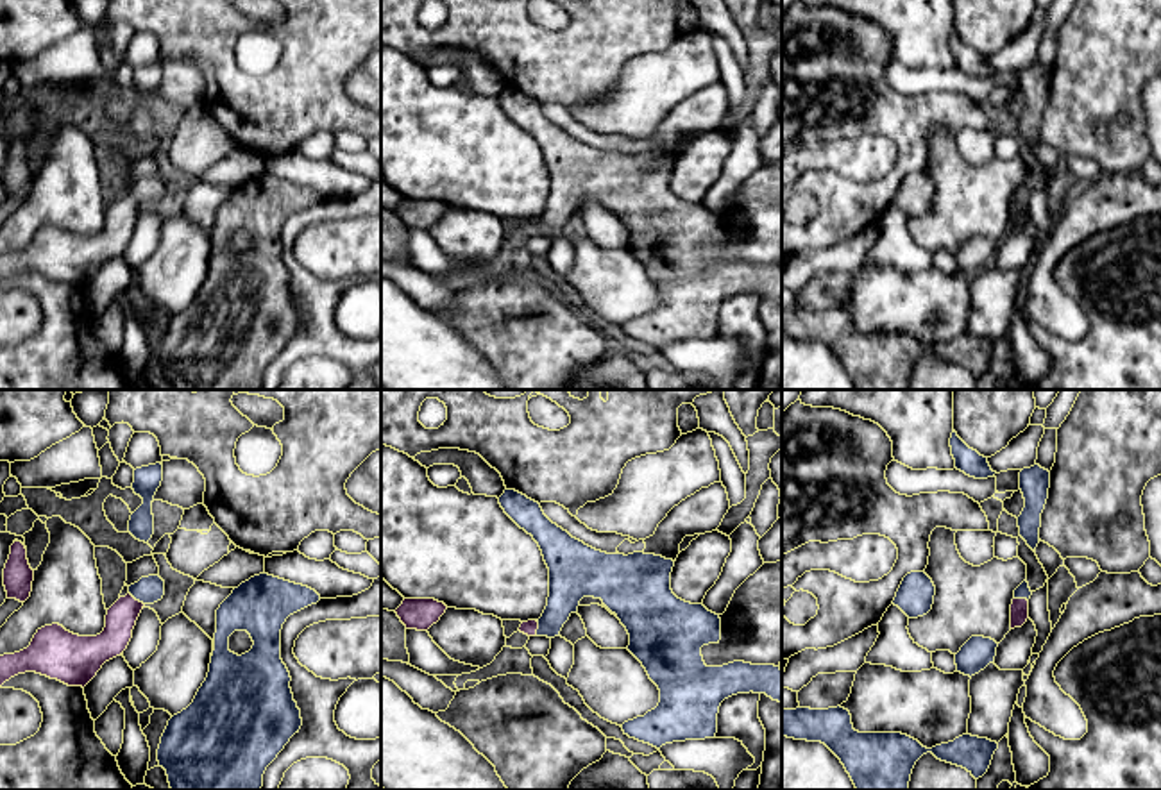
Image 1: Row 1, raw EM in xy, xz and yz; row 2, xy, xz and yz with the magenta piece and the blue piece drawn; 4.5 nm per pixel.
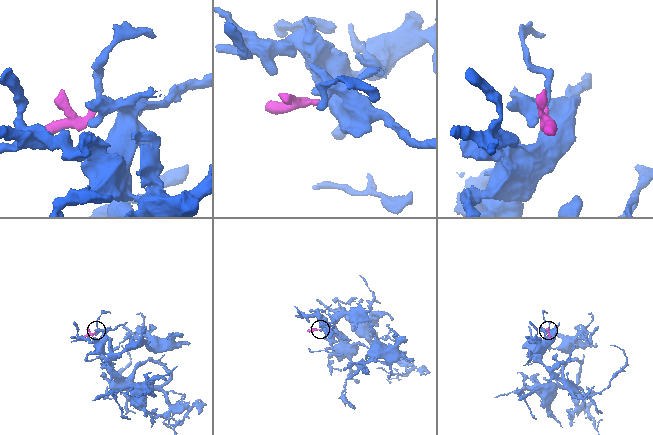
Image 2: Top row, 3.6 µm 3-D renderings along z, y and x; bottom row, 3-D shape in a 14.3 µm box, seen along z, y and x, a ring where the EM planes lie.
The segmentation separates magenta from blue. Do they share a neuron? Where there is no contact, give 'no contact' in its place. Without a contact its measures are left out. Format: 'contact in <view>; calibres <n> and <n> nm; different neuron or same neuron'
contact in xy; calibres 140 and 120 nm; same neuron

